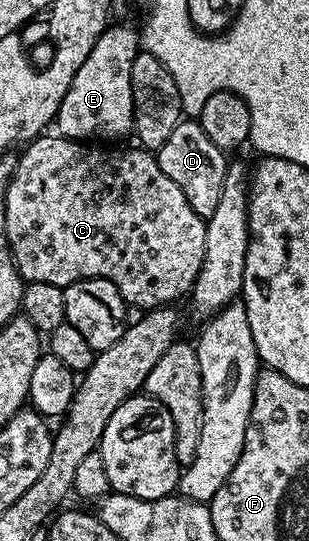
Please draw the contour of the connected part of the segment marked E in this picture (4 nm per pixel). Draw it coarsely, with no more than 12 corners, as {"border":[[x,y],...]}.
{"border":[[111,24],[80,63],[56,118],[71,141],[134,128],[140,33]]}

